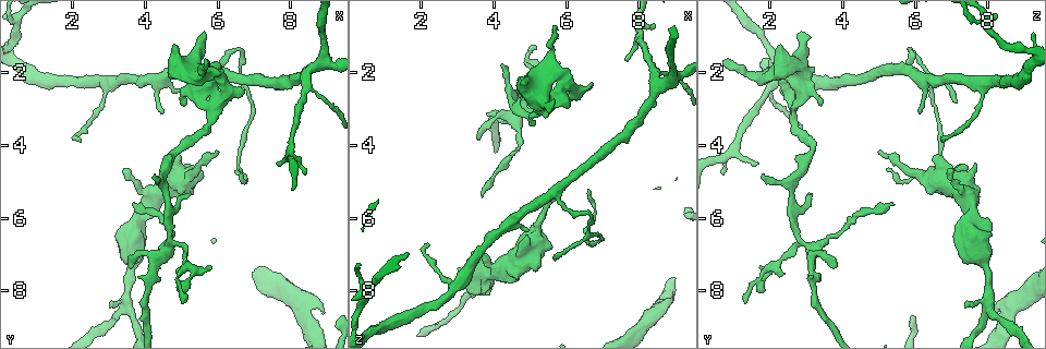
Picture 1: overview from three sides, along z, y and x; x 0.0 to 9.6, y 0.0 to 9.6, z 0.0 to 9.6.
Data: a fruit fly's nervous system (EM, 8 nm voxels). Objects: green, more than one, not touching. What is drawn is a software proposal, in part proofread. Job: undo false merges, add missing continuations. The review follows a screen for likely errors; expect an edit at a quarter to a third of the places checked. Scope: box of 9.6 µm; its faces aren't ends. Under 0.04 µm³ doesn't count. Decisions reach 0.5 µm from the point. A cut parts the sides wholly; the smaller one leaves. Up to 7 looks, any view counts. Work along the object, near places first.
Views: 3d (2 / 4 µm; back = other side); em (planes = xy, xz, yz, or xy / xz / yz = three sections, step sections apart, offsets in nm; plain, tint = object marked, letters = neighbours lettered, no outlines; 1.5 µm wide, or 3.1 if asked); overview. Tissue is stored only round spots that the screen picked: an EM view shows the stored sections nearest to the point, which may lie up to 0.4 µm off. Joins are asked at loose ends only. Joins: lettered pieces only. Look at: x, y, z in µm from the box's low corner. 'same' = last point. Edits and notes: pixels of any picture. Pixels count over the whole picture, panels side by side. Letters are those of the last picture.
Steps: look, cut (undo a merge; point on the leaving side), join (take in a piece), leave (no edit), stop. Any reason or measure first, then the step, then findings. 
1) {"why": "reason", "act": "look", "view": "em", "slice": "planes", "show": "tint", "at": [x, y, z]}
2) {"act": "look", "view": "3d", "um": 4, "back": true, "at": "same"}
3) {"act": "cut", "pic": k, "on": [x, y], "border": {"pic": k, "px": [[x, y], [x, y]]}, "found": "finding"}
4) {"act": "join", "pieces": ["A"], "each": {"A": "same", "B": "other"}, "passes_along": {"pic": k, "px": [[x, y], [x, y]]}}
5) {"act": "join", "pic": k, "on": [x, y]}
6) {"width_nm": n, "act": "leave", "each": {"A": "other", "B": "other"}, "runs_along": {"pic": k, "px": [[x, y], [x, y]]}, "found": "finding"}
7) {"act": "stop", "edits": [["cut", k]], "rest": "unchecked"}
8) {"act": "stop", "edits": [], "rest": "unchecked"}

{"why": "free end", "act": "look", "view": "em", "slice": "planes", "show": "letters", "at": [5.05, 2.90, 3.45]}

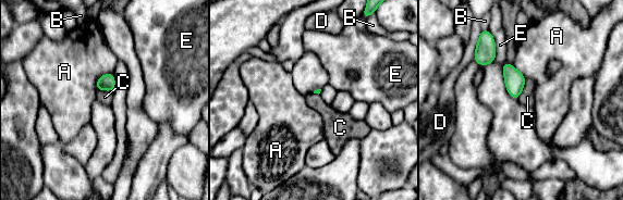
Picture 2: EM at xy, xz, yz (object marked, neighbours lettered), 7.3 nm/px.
{"act": "leave", "each": {"A": "other", "B": "other", "C": "other", "D": "other", "E": "other"}, "border": {"pic": 2, "px": [[526, 79], [517, 99]]}, "found": "no lettered piece goes on from it"}

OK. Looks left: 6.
{"why": "free end", "act": "look", "view": "3d", "um": 2, "at": [5.65, 0.85, 2.90]}

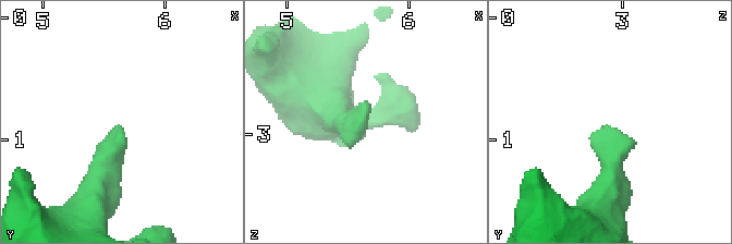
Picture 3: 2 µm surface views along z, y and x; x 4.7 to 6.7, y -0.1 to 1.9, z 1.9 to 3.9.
{"why": "now the EM", "act": "look", "view": "em", "slice": "planes", "show": "letters", "at": [5.64, 0.88, 2.84]}

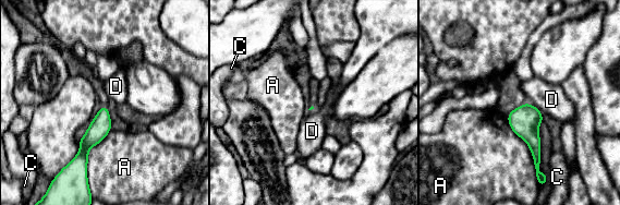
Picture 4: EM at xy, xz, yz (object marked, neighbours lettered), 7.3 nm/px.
{"act": "leave", "each": {"A": "other", "C": "other", "D": "other"}, "found": "none of them fits"}

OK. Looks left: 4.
{"why": "narrows sharply", "act": "look", "view": "em", "um": 3.1, "slice": "xy", "step": 8, "show": "tint", "at": [8.95, 1.15, 1.80]}

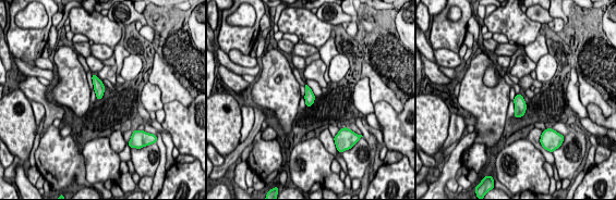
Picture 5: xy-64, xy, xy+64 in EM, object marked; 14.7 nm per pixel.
{"act": "look", "view": "em", "um": 3.1, "slice": "planes", "show": "letters", "at": "same"}

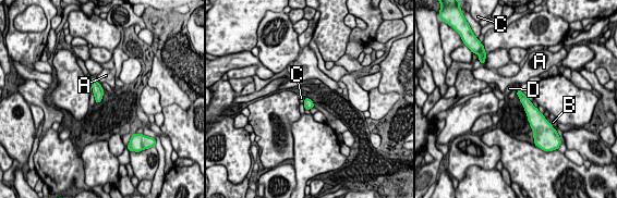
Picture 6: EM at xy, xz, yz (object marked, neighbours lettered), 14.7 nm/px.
{"longest_contact_nm": ["C", 170], "act": "leave", "each": {"A": "other", "B": "other", "C": "other", "D": "other"}, "found": "one neuron here"}

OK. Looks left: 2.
{"act": "stop", "edits": [], "rest": "unchecked"}

